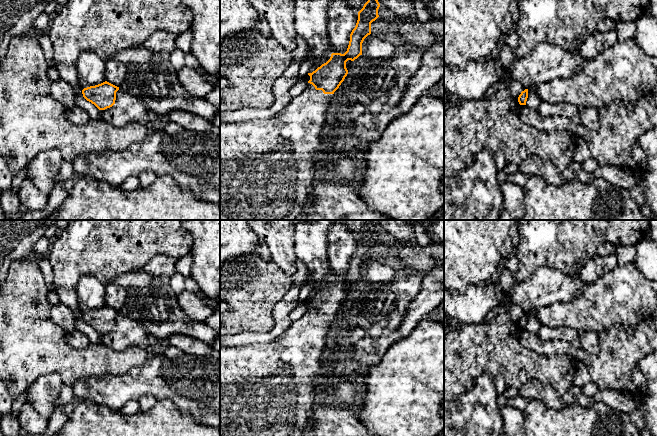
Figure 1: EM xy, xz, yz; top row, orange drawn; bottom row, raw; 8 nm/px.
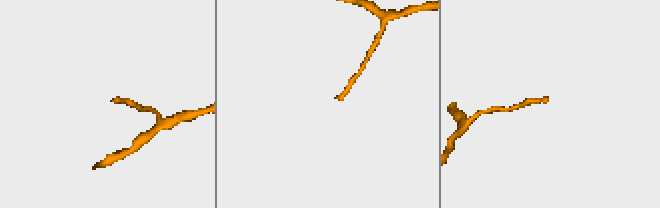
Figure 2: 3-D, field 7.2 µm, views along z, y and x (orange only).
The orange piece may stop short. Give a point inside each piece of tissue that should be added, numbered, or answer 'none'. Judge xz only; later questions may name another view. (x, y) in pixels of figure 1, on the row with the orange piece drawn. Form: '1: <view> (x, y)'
1: xz (267, 166)

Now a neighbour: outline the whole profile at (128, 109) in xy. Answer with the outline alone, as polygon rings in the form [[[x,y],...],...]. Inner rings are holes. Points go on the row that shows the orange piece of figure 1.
[[[121,89],[116,92],[115,104],[100,112],[100,120],[116,127],[130,124],[144,126],[154,124],[154,116],[147,110],[144,103],[135,95]]]

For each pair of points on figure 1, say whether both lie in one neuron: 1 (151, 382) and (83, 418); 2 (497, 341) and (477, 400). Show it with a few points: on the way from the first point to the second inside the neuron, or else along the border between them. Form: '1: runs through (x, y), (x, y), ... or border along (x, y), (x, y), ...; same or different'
1: border along (84, 400), (92, 400), (119, 410); different
2: border along (494, 380), (487, 373), (481, 373), (469, 389); different

